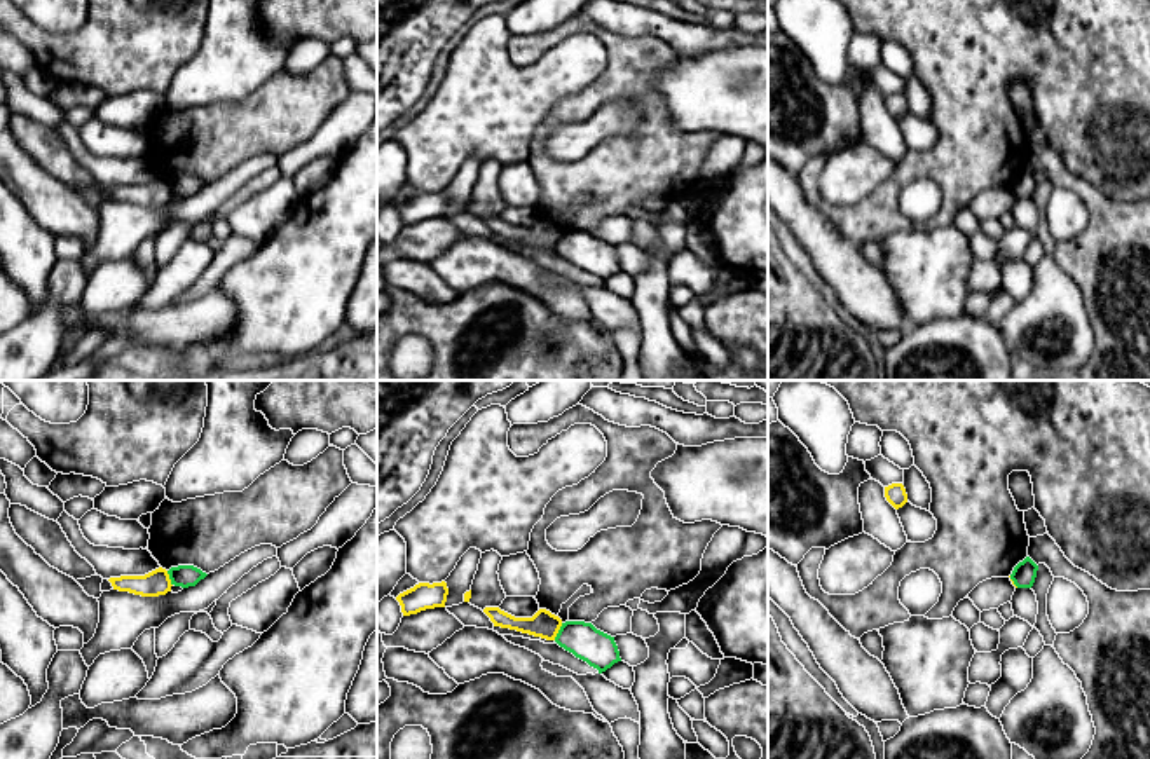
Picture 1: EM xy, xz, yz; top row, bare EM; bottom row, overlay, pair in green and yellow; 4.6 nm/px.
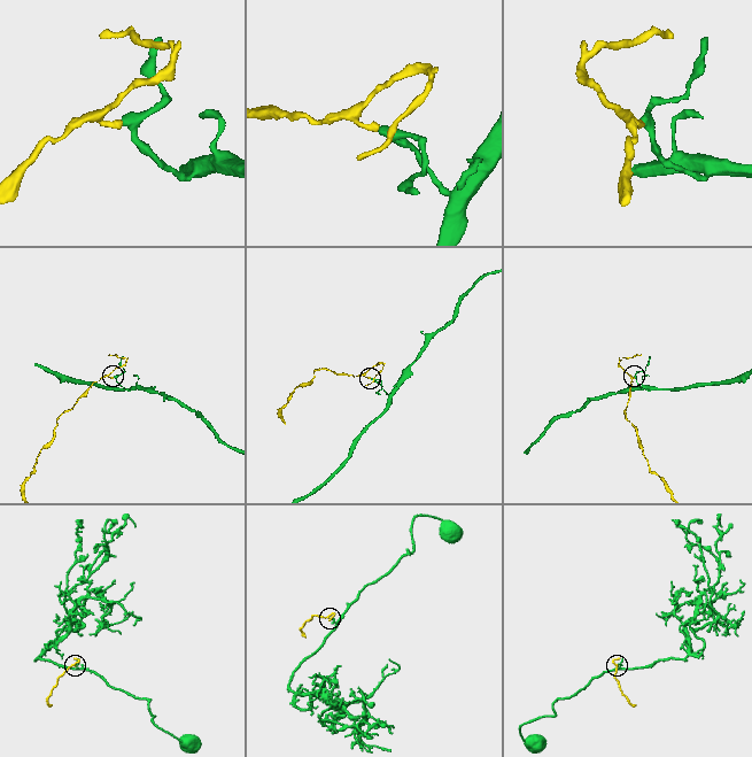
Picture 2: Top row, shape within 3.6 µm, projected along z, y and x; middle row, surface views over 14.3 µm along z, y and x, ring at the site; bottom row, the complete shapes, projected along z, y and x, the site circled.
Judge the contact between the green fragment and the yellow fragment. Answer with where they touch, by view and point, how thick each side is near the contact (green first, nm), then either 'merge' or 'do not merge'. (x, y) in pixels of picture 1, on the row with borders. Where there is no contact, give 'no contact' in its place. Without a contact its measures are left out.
xz (559, 632) | 160/120 nm | do not merge

